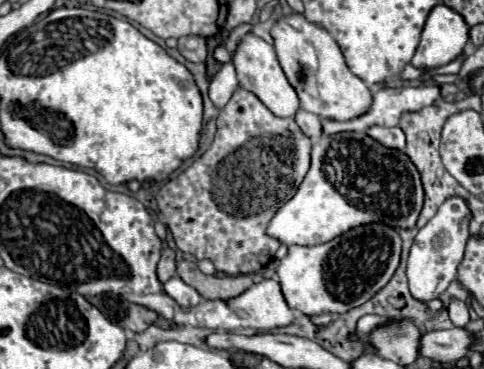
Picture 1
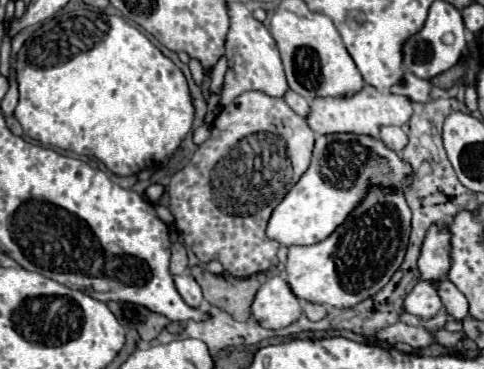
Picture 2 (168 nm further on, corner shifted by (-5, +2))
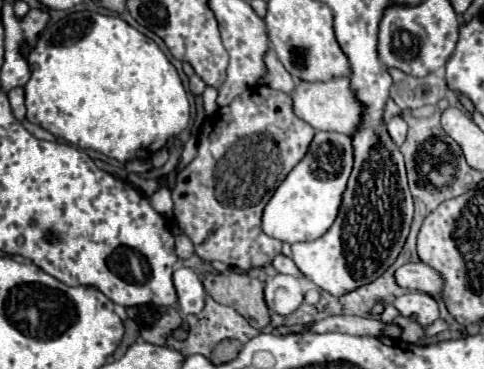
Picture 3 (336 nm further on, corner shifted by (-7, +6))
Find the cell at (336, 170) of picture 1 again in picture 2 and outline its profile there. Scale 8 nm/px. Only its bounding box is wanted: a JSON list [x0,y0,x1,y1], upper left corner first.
[267,133,411,245]

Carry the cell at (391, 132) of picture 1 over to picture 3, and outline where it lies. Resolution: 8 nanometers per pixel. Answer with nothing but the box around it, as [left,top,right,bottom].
[387,115,407,145]

